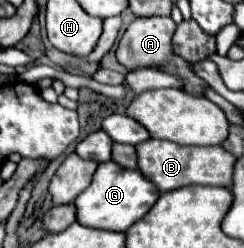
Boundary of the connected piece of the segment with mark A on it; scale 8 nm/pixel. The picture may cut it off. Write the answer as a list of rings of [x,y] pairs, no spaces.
[[[138,17],[134,19],[126,33],[122,35],[118,49],[116,49],[116,59],[128,69],[128,71],[138,71],[138,69],[158,69],[164,73],[176,73],[178,77],[182,77],[184,81],[184,91],[194,95],[194,97],[204,97],[208,91],[208,83],[198,77],[192,69],[192,65],[188,61],[184,61],[182,57],[178,57],[172,51],[172,37],[174,37],[174,29],[176,23],[172,21],[172,17]]]

